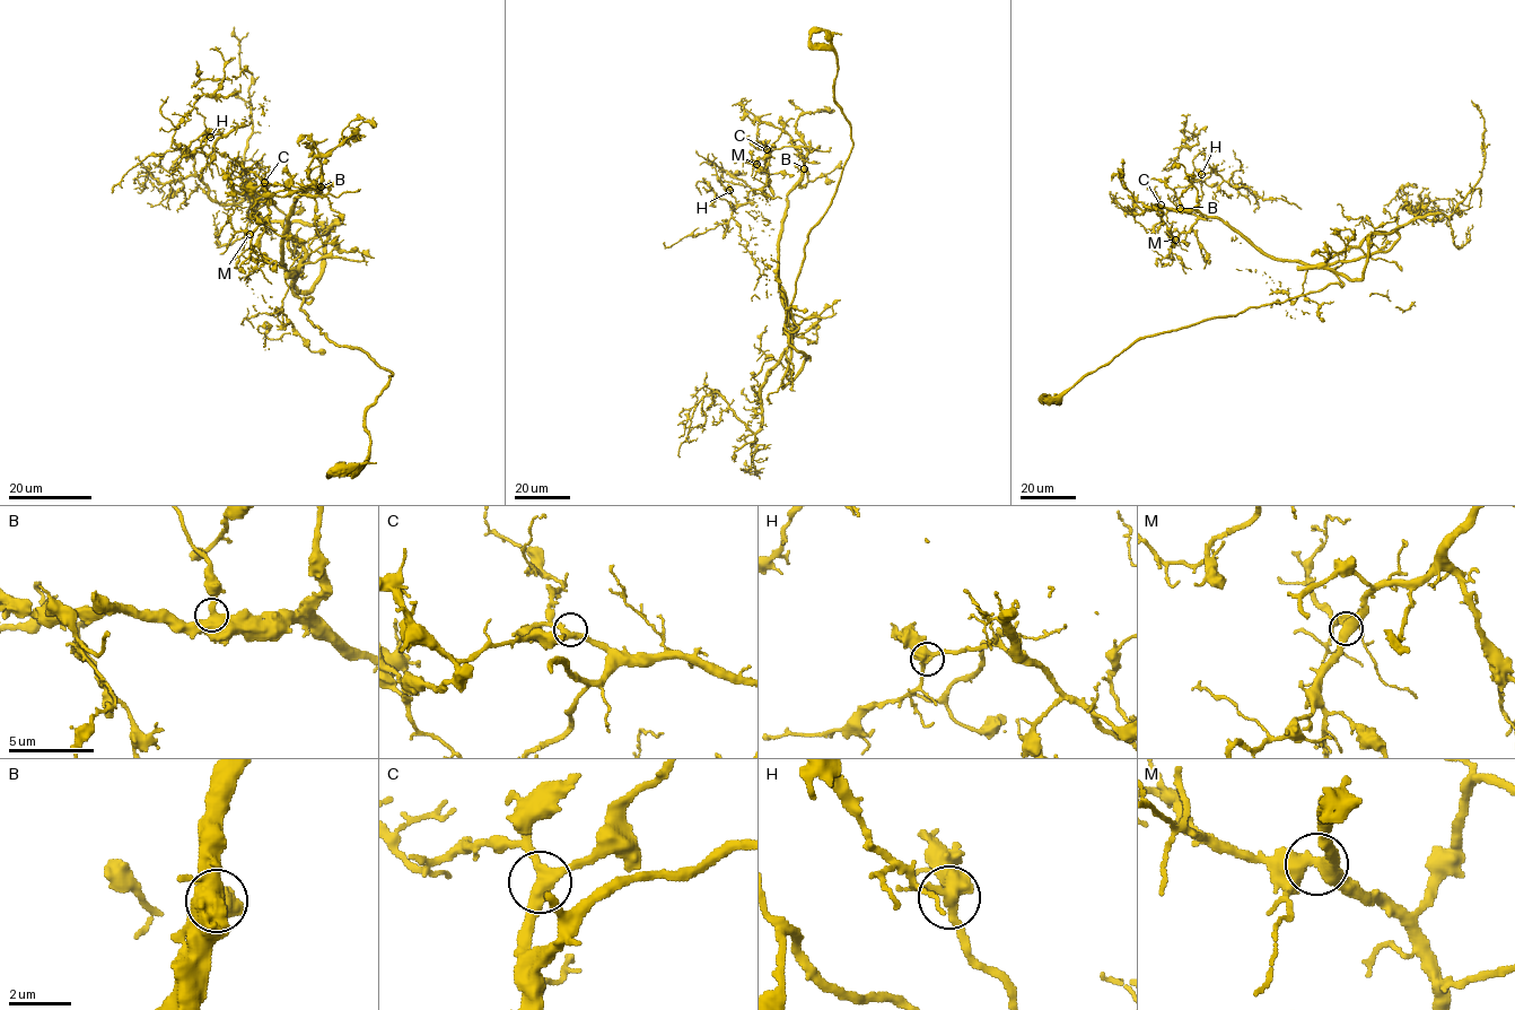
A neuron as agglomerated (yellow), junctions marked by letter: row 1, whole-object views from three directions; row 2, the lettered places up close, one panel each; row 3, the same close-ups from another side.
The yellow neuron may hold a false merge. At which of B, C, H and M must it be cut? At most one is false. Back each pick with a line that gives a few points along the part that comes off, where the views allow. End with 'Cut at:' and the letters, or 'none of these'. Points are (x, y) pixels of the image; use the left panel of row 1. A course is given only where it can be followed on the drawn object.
Cut at: none of these

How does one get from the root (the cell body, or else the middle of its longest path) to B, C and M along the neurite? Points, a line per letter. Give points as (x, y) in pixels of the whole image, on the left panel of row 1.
B: (283, 259), (283, 233), (290, 208), (301, 193), (321, 186)
C: (283, 259), (283, 233), (290, 208), (308, 189), (324, 185), (289, 191), (281, 184), (264, 182)
M: (283, 259), (290, 208), (308, 189), (324, 185), (289, 191), (264, 184), (269, 215), (250, 234)

